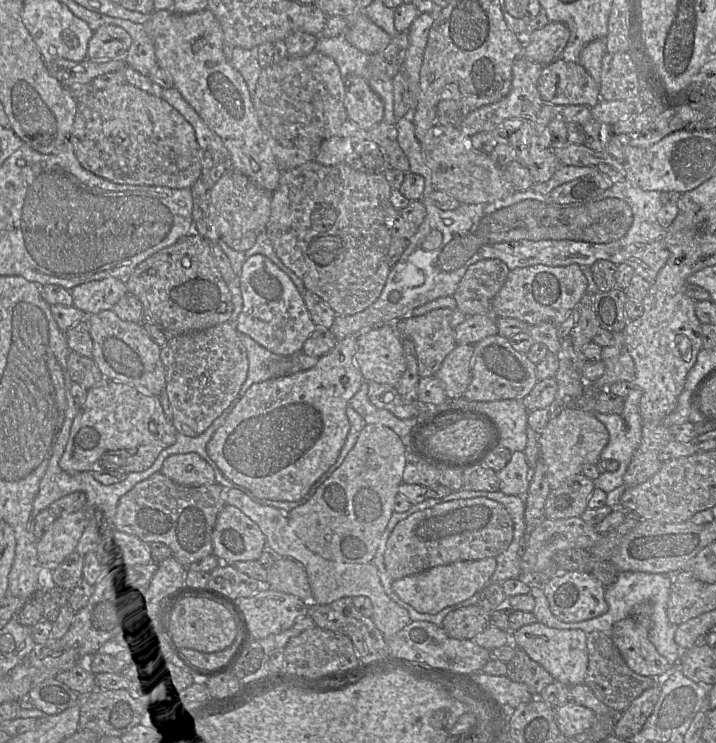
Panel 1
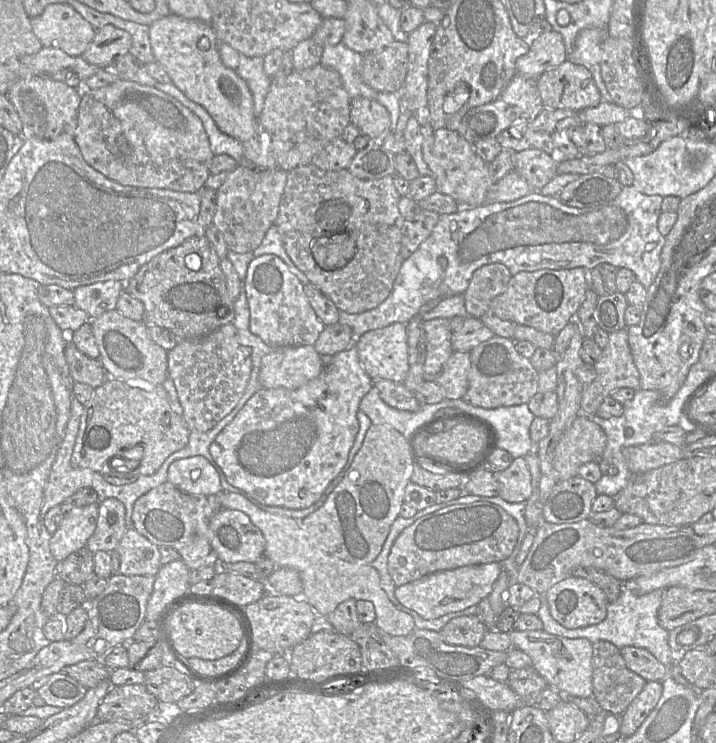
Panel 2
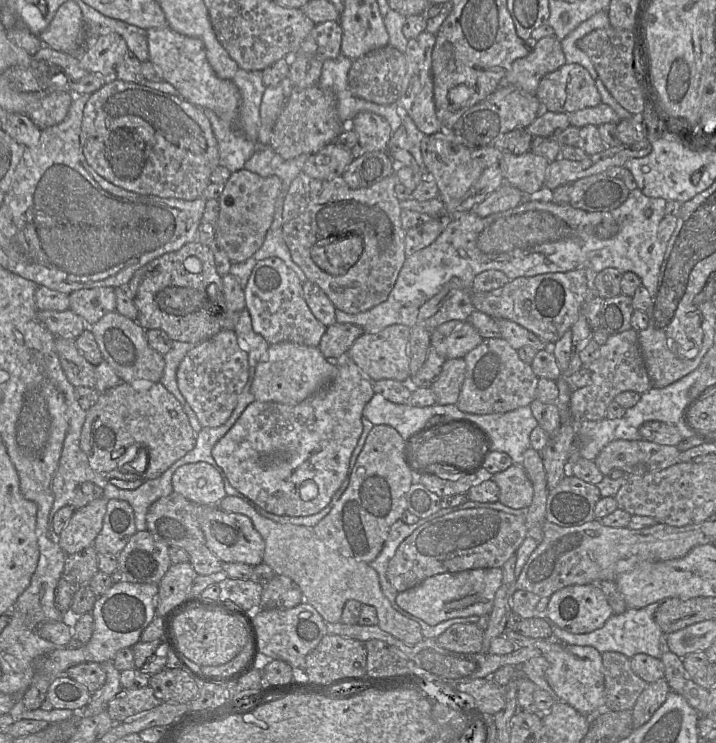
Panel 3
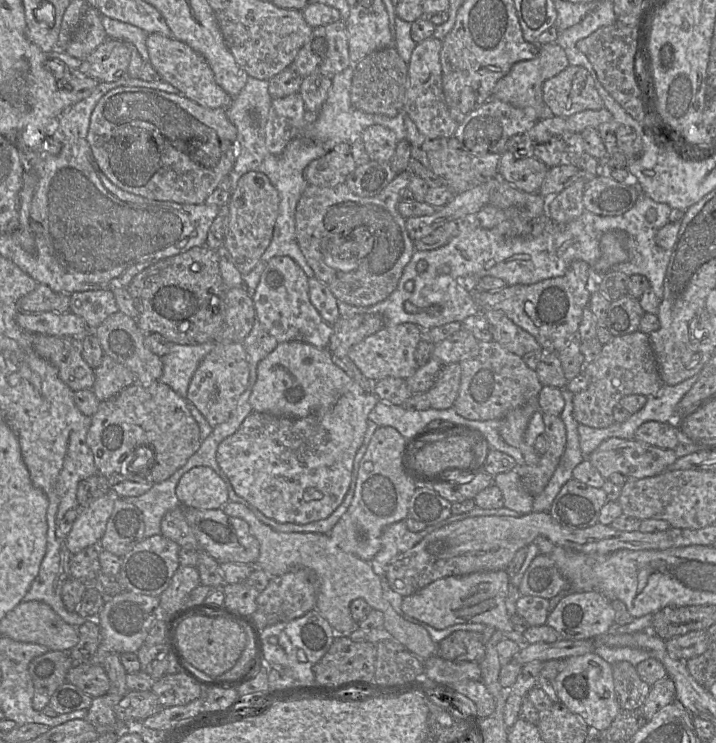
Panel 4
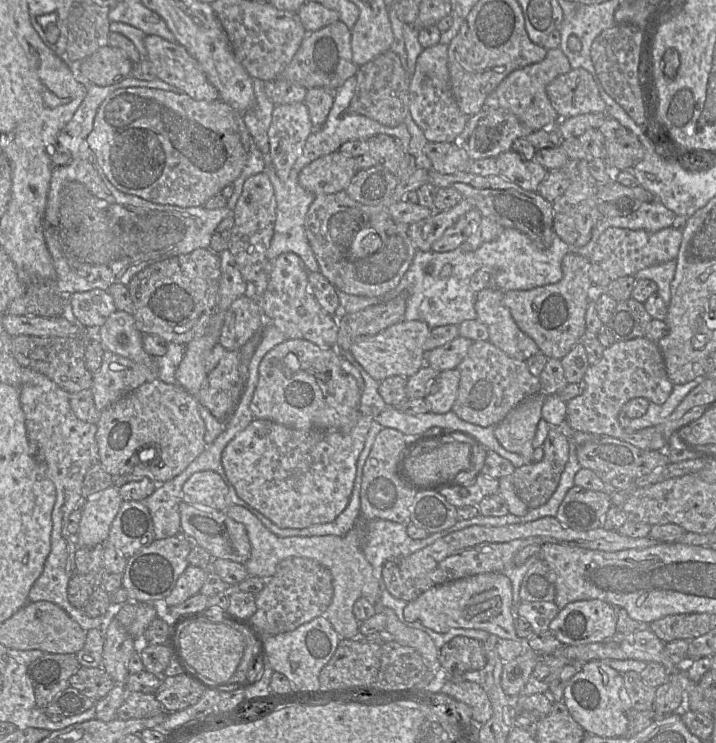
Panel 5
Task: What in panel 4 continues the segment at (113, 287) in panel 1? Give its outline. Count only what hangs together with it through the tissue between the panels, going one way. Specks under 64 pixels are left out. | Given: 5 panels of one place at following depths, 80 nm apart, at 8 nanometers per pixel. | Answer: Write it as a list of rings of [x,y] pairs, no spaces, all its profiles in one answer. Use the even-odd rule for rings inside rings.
[[[112,290],[75,292],[70,295],[70,312],[80,316],[89,329],[94,330],[108,316],[118,311]]]

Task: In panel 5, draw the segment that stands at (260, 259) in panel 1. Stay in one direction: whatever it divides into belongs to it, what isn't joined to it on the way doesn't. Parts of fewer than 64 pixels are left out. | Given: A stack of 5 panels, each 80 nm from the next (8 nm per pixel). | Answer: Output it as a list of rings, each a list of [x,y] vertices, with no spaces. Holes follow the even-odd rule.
[[[289,252],[270,262],[269,281],[261,296],[265,318],[287,339],[305,339],[320,348],[337,348],[337,316],[326,313],[312,295],[308,281],[309,272],[301,258]]]

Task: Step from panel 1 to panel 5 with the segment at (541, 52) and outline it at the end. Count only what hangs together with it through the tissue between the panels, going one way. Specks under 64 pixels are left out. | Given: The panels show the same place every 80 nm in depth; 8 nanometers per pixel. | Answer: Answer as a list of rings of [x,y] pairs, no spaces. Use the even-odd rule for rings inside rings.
[[[550,49],[541,62],[511,72],[488,95],[484,106],[501,109],[514,114],[531,131],[546,129],[561,120],[547,97],[546,87],[555,78],[568,73],[571,69],[569,60],[561,49]]]

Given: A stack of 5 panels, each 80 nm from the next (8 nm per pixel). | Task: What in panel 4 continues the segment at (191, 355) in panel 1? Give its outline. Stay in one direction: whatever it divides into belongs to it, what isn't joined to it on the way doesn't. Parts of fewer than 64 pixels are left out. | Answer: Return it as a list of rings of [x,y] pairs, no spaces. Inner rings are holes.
[[[217,342],[204,357],[194,372],[187,390],[186,399],[191,402],[214,428],[229,419],[239,397],[249,381],[247,354],[240,343]]]

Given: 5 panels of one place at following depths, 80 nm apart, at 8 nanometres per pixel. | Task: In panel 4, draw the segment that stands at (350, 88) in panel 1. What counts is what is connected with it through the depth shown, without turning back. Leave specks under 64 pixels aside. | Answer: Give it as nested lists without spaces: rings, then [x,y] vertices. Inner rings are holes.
[[[372,125],[362,133],[365,150],[371,160],[390,163],[398,143],[396,134],[382,125]]]

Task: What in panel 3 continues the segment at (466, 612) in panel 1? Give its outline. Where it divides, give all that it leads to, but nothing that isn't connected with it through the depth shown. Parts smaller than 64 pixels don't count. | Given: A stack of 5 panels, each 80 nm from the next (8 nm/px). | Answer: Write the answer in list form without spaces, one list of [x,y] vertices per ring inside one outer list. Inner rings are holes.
[[[476,623],[453,624],[437,638],[438,644],[458,653],[481,653],[485,631]]]

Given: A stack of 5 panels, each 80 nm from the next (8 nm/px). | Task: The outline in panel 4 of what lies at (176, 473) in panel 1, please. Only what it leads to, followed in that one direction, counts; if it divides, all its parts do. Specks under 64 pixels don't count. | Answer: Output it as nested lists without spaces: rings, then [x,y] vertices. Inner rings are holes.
[[[208,466],[193,467],[184,473],[176,487],[184,507],[220,509],[228,503],[228,490],[223,479]]]

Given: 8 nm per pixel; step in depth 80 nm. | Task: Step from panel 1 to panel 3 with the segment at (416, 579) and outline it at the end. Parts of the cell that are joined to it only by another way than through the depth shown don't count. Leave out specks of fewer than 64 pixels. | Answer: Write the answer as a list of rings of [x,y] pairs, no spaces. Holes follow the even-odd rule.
[[[479,568],[438,574],[415,587],[398,592],[396,602],[403,610],[431,626],[453,618],[480,617],[491,613],[494,597],[502,584],[502,579],[502,568]]]

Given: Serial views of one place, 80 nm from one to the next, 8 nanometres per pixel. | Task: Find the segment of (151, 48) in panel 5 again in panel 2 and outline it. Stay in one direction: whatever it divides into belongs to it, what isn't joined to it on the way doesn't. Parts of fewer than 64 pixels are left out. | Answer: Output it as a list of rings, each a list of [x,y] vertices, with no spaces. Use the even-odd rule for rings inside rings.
[[[169,14],[149,26],[149,37],[155,62],[163,67],[180,91],[209,113],[221,132],[242,144],[244,159],[259,169],[277,169],[270,137],[254,113],[252,93],[236,71],[222,63],[219,38],[212,23]],[[202,38],[209,41],[207,50],[198,46]]]

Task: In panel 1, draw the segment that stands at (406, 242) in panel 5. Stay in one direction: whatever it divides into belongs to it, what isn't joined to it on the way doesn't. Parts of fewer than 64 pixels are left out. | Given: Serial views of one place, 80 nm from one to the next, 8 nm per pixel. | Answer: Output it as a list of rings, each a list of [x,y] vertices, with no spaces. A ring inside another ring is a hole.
[[[316,160],[282,172],[279,185],[272,194],[271,214],[264,232],[281,262],[292,270],[303,282],[304,287],[325,301],[337,315],[353,315],[373,304],[380,296],[388,275],[395,264],[391,264],[389,248],[391,231],[399,211],[390,202],[392,187],[383,175],[370,175],[354,170],[348,164],[326,166]]]

